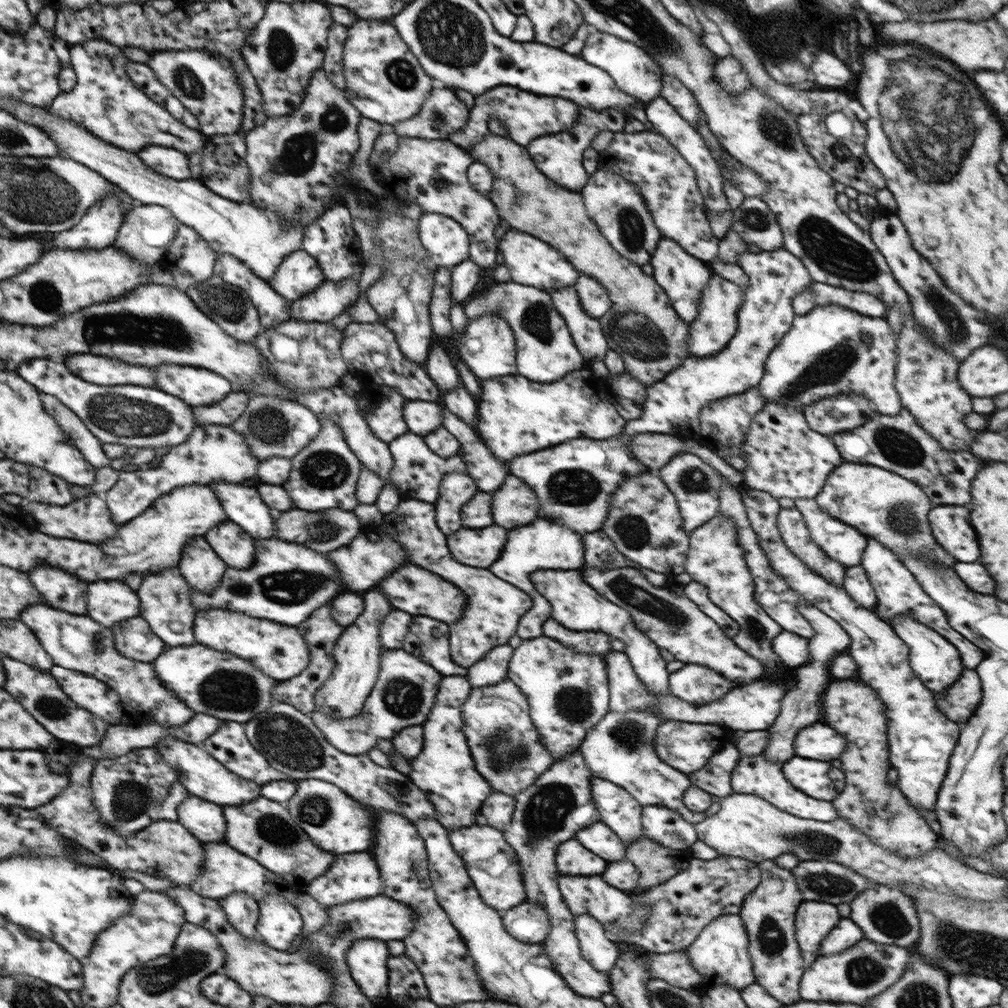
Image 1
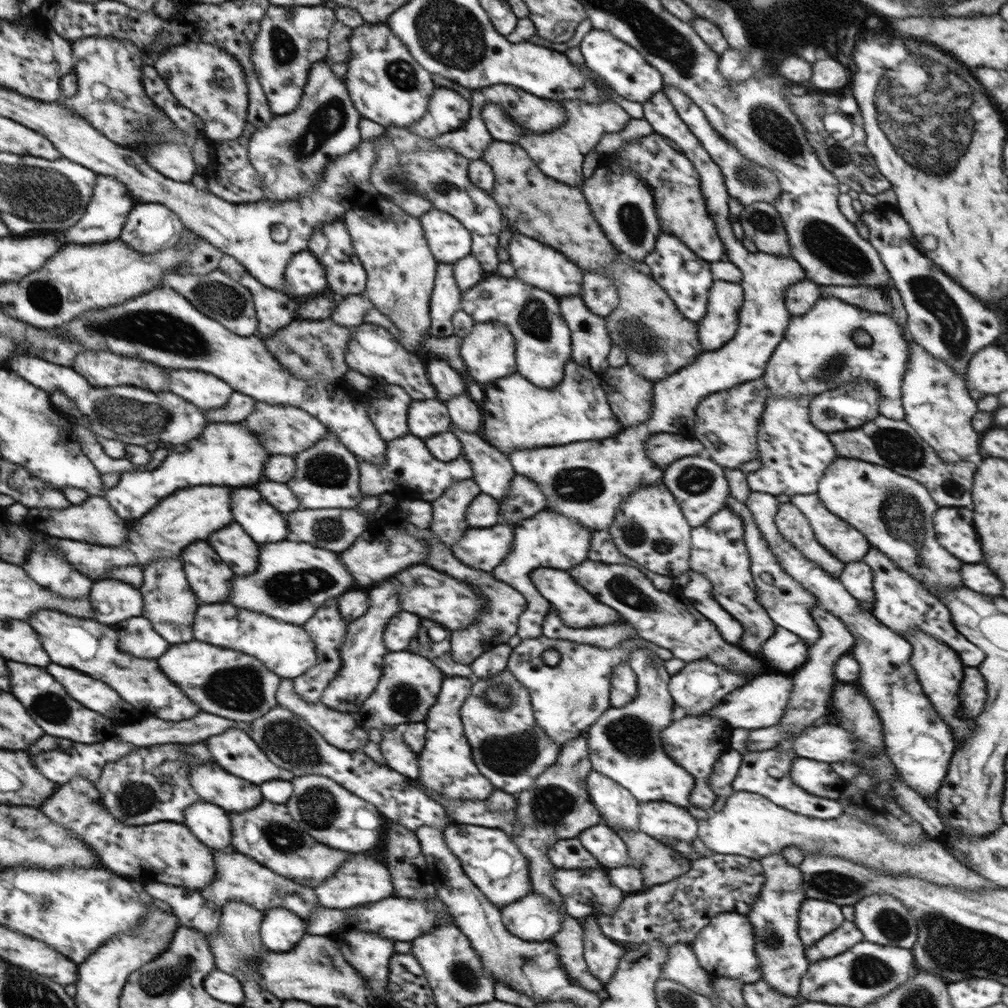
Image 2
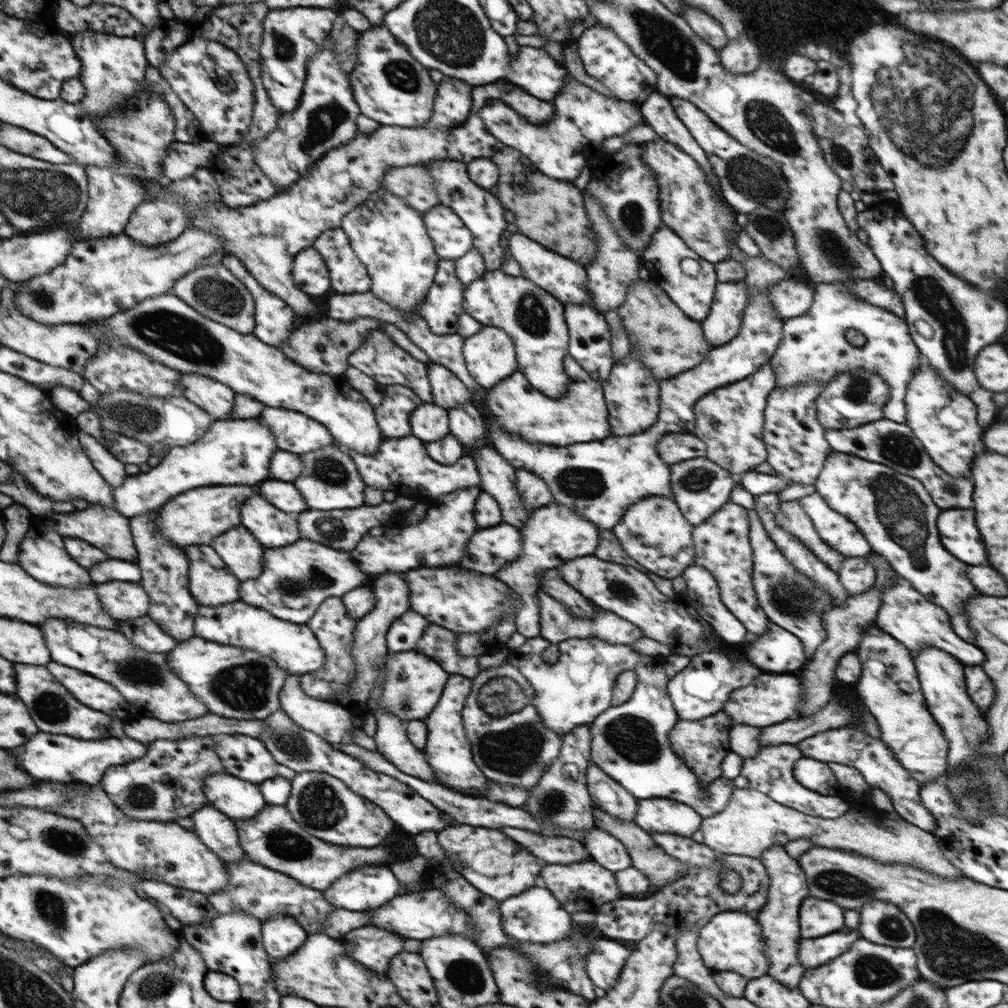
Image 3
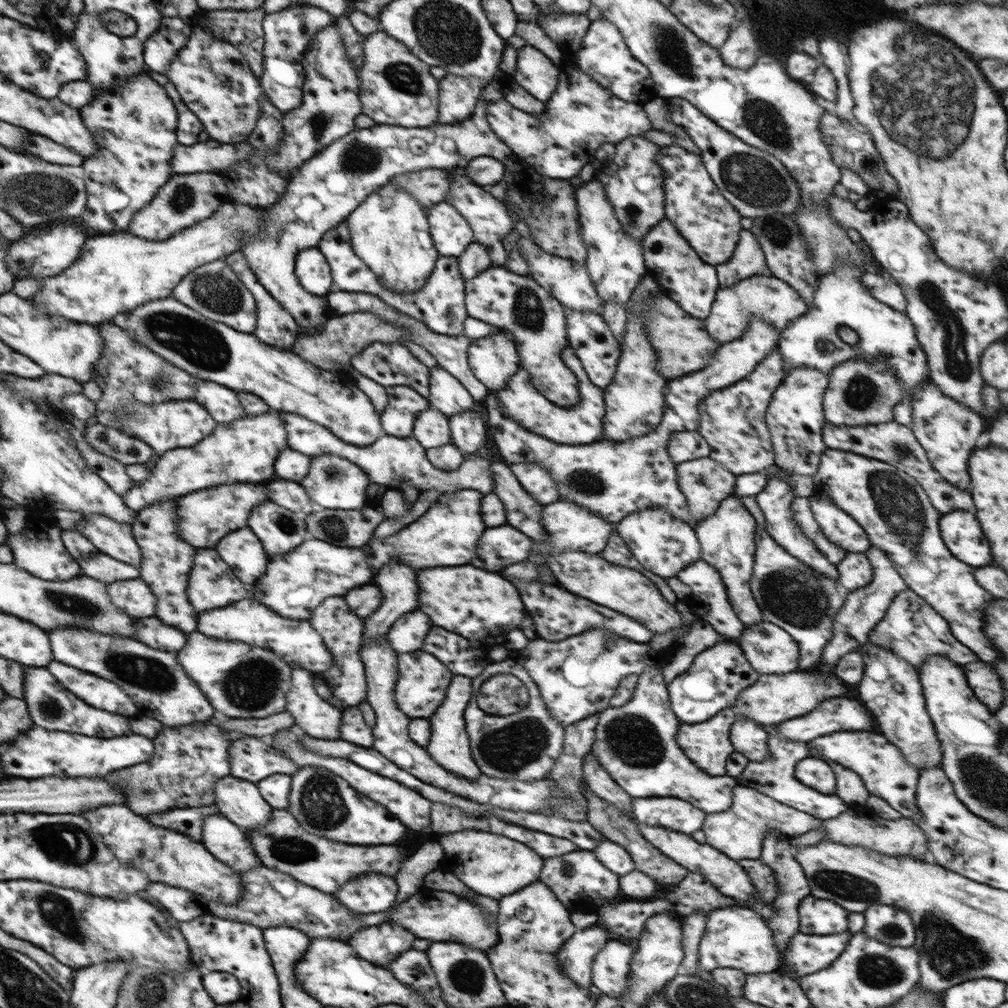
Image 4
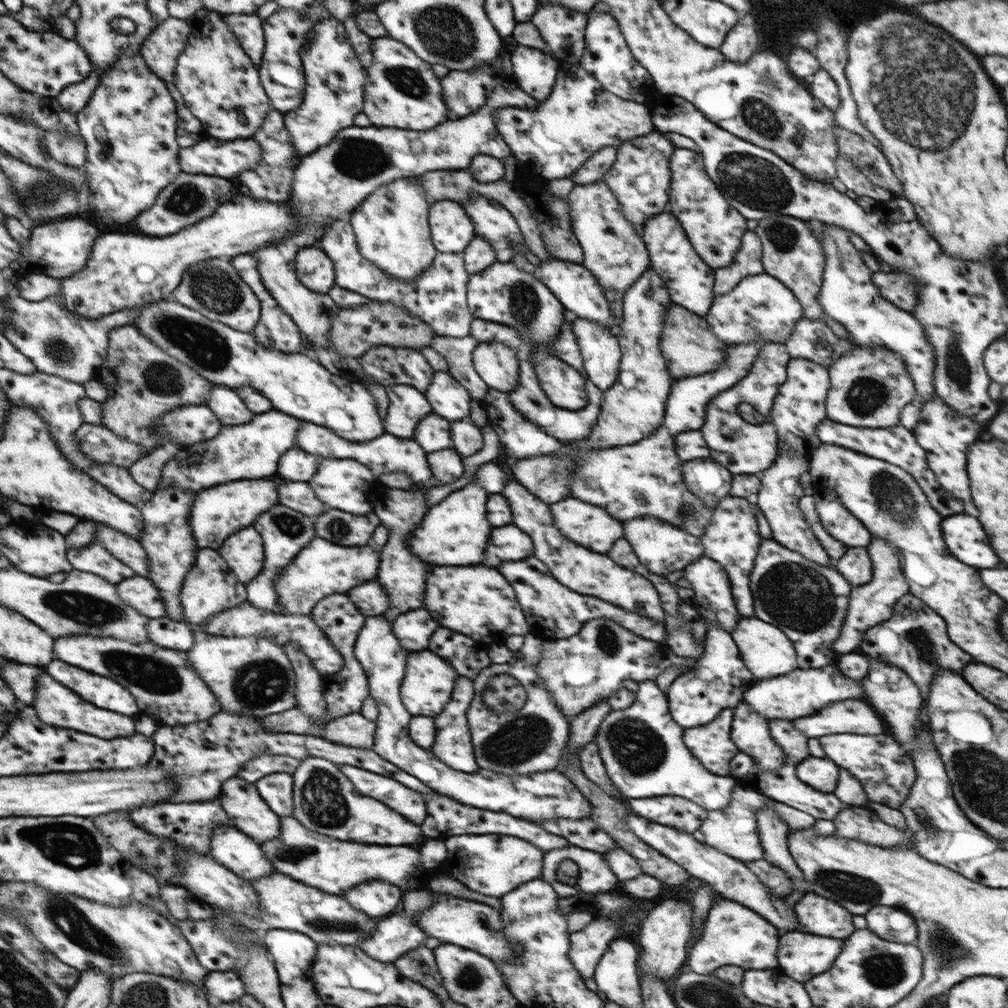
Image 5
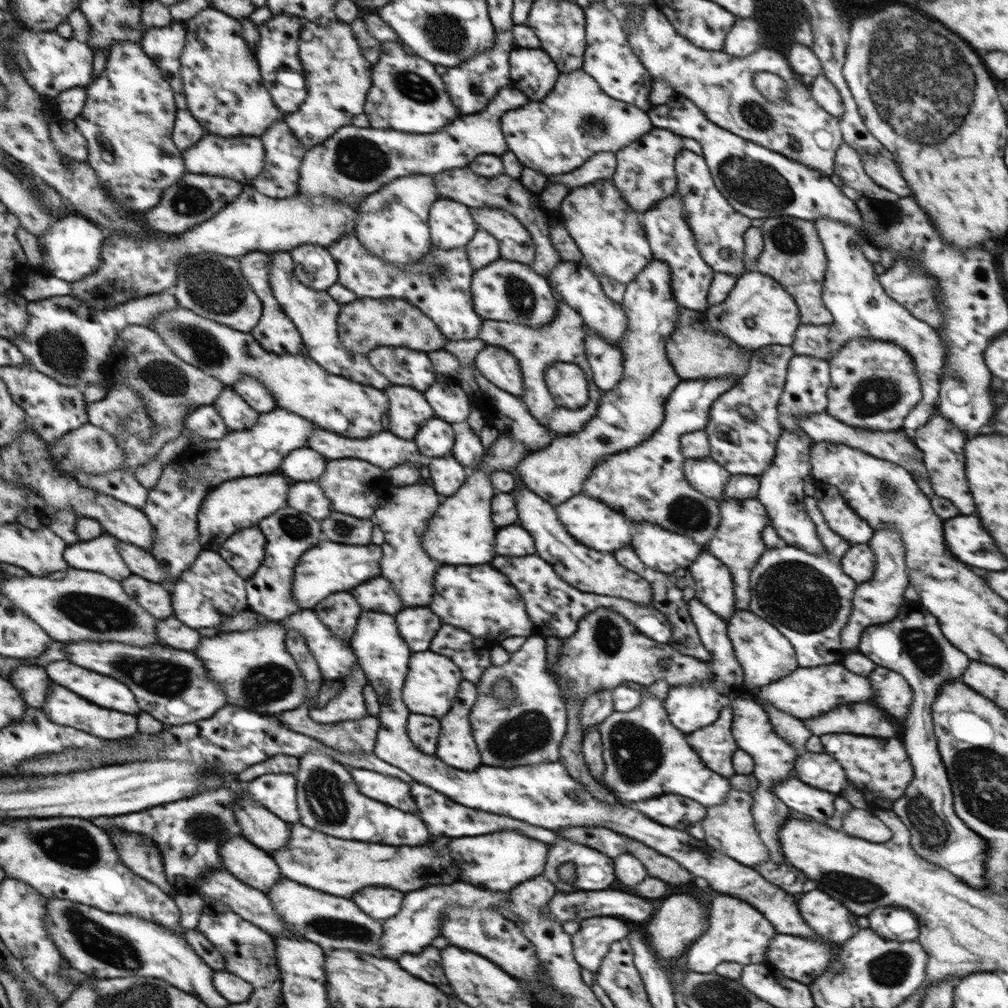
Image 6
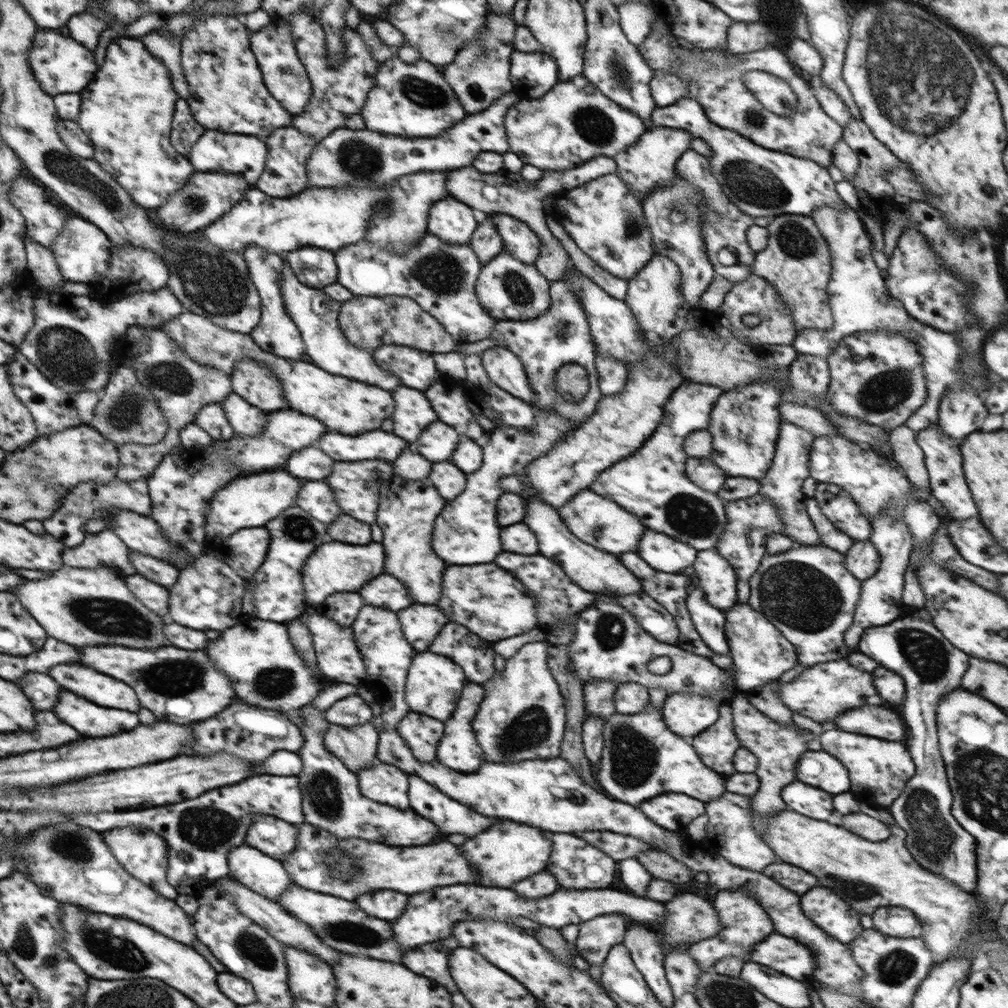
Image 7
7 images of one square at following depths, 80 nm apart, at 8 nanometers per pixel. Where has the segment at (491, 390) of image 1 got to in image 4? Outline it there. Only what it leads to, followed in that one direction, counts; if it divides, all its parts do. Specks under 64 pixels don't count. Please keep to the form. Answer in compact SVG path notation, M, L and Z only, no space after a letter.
M567 344L567 347L562 351L561 358L569 370L577 376L578 390L580 391L579 403L569 407L561 407L546 400L546 397L540 394L535 386L532 386L528 371L522 367L511 376L506 387L495 391L497 401L503 406L504 414L508 418L515 420L526 430L539 434L552 442L581 445L600 441L603 437L603 418L605 415L603 389L589 379L580 360L574 355L570 344Z

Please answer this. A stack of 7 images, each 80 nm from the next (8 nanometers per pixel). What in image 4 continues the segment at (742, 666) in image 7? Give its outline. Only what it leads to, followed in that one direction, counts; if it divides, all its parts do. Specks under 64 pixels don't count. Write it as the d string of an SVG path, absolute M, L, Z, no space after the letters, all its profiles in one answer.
M770 622L745 627L736 641L746 660L760 674L786 674L798 670L801 654L797 640Z

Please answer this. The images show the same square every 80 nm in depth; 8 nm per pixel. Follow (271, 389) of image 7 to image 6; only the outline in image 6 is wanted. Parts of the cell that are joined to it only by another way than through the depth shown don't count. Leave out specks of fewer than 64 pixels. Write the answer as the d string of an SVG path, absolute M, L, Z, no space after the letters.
M241 374L240 380L230 386L236 391L256 412L267 413L278 408L272 393L250 374Z

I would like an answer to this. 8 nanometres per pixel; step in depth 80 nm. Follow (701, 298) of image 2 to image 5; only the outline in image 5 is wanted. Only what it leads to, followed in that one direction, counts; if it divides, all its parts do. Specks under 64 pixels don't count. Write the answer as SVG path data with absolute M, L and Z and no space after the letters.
M666 209L664 213L650 217L640 235L648 249L650 267L661 276L671 302L683 306L698 316L706 317L713 303L715 269L700 258L686 236L681 222Z

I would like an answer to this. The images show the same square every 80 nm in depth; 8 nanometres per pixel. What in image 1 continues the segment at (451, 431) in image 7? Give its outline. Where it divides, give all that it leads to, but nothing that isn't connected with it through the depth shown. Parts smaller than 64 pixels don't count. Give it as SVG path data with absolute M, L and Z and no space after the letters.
M407 400L403 406L403 417L409 430L423 437L442 425L443 410L444 407L437 402Z

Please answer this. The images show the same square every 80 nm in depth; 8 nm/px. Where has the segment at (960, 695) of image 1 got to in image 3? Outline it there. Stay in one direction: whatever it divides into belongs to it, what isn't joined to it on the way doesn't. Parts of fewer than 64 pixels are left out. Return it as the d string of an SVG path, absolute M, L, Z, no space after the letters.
M981 664L965 665L966 692L980 712L986 712L996 696L991 678Z

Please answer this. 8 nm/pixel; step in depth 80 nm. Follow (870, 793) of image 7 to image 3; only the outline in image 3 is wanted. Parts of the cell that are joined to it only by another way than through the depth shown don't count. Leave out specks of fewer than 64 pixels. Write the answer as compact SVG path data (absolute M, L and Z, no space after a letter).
M836 728L836 730L824 730L820 734L814 734L812 738L805 738L798 743L802 752L801 756L816 758L822 762L837 762L846 766L854 766L858 769L864 780L872 789L880 788L888 796L895 808L896 814L902 819L915 824L920 829L934 834L937 820L933 814L922 804L920 796L921 785L910 776L910 773L896 760L890 750L882 742L881 738L868 738L866 734L852 730L852 728Z

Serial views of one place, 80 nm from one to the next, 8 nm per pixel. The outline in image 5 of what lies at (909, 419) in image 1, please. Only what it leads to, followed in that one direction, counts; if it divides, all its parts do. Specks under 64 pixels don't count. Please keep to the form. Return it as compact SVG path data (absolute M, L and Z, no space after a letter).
M825 418L816 427L816 434L822 443L843 446L848 450L855 450L860 454L867 454L872 458L889 462L903 468L922 487L931 505L944 517L955 515L964 510L964 502L952 496L943 486L940 486L937 476L930 470L926 460L926 451L918 444L915 434L902 425L891 427L876 427L873 429L848 426L839 422L832 422Z

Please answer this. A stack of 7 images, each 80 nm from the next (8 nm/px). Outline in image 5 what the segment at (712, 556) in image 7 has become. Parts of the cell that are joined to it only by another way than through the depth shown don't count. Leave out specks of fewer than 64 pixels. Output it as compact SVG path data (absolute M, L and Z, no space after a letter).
M702 556L683 571L683 578L694 591L693 604L697 607L697 612L710 625L720 627L726 632L736 629L740 616L724 568L718 562Z

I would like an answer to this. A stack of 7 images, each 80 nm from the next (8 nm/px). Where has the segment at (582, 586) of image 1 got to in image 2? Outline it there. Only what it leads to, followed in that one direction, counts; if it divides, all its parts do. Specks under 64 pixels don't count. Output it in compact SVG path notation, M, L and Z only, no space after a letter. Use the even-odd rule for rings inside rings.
M537 569L532 572L531 580L537 595L548 600L548 602L552 602L552 606L558 611L560 619L564 620L564 625L568 627L588 629L588 627L624 622L616 610L612 610L611 606L586 592L576 580L572 580L570 572L566 570ZM648 648L629 652L629 665L637 676L636 699L622 708L608 707L587 730L587 745L592 770L600 772L628 789L639 802L664 801L689 811L697 820L706 819L706 809L694 806L689 799L696 788L695 778L678 766L663 749L661 734L673 720L673 699L668 692L672 676L660 659Z

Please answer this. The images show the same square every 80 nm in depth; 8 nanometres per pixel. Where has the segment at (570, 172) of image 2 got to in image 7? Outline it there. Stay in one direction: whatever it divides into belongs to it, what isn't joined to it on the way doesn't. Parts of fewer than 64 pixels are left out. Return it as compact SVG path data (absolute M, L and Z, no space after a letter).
M583 75L557 82L540 99L520 99L505 115L510 151L540 170L568 170L597 156L616 156L647 132L646 121L601 94Z

